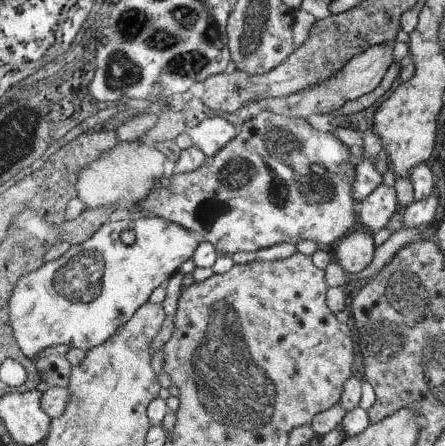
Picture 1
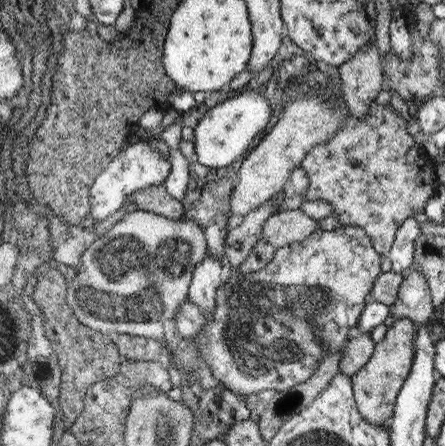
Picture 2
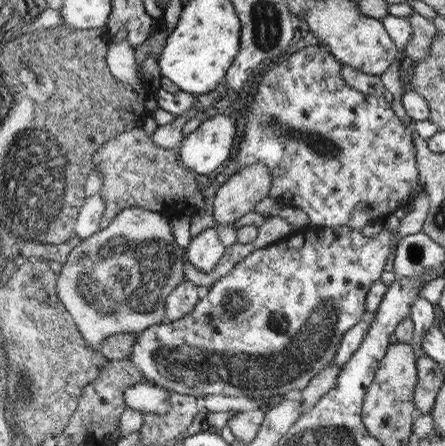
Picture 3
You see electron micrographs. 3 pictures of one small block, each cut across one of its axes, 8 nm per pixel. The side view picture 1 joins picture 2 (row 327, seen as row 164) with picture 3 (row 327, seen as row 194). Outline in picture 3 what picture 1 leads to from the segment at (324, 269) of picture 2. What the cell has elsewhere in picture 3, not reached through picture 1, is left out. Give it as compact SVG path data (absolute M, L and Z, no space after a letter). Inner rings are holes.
M349 226L321 228L319 232L315 228L315 230L307 230L303 236L291 234L263 250L253 250L249 256L239 260L229 274L225 274L221 280L209 286L209 292L203 298L199 298L193 312L179 318L177 322L161 322L159 326L149 326L137 332L127 360L133 362L133 366L147 378L147 382L161 386L167 392L199 394L199 396L249 396L249 400L267 400L267 402L285 398L285 396L295 396L297 392L305 390L315 378L319 378L321 370L327 370L335 362L335 354L339 352L339 346L343 344L345 334L359 324L359 316L365 312L365 300L367 300L369 288L371 284L379 280L379 272L383 272L383 264L387 262L385 256L393 252L391 242L393 242L393 236L397 236L397 232L399 232L399 226L393 232L381 228L381 232L375 234L373 238L365 238L365 236L359 236L355 228L349 228Z

